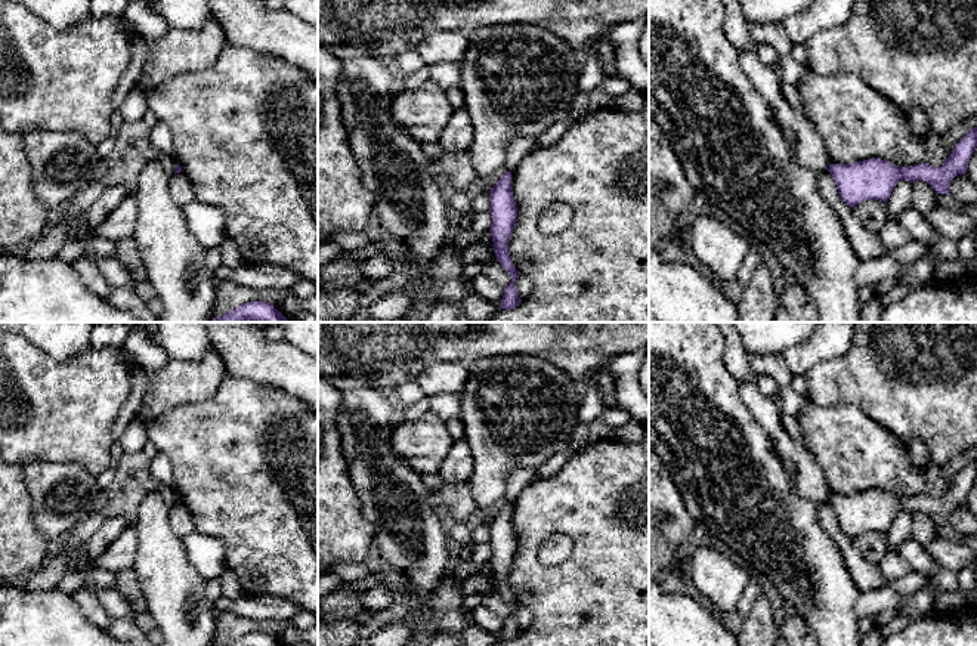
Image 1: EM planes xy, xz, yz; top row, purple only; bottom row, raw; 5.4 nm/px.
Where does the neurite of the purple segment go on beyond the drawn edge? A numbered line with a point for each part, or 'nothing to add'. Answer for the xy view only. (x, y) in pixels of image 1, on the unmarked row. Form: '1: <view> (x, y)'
nothing to add

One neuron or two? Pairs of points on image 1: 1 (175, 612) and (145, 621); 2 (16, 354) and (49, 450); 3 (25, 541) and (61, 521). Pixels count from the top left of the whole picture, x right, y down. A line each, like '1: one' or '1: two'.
1: two
2: one
3: two

